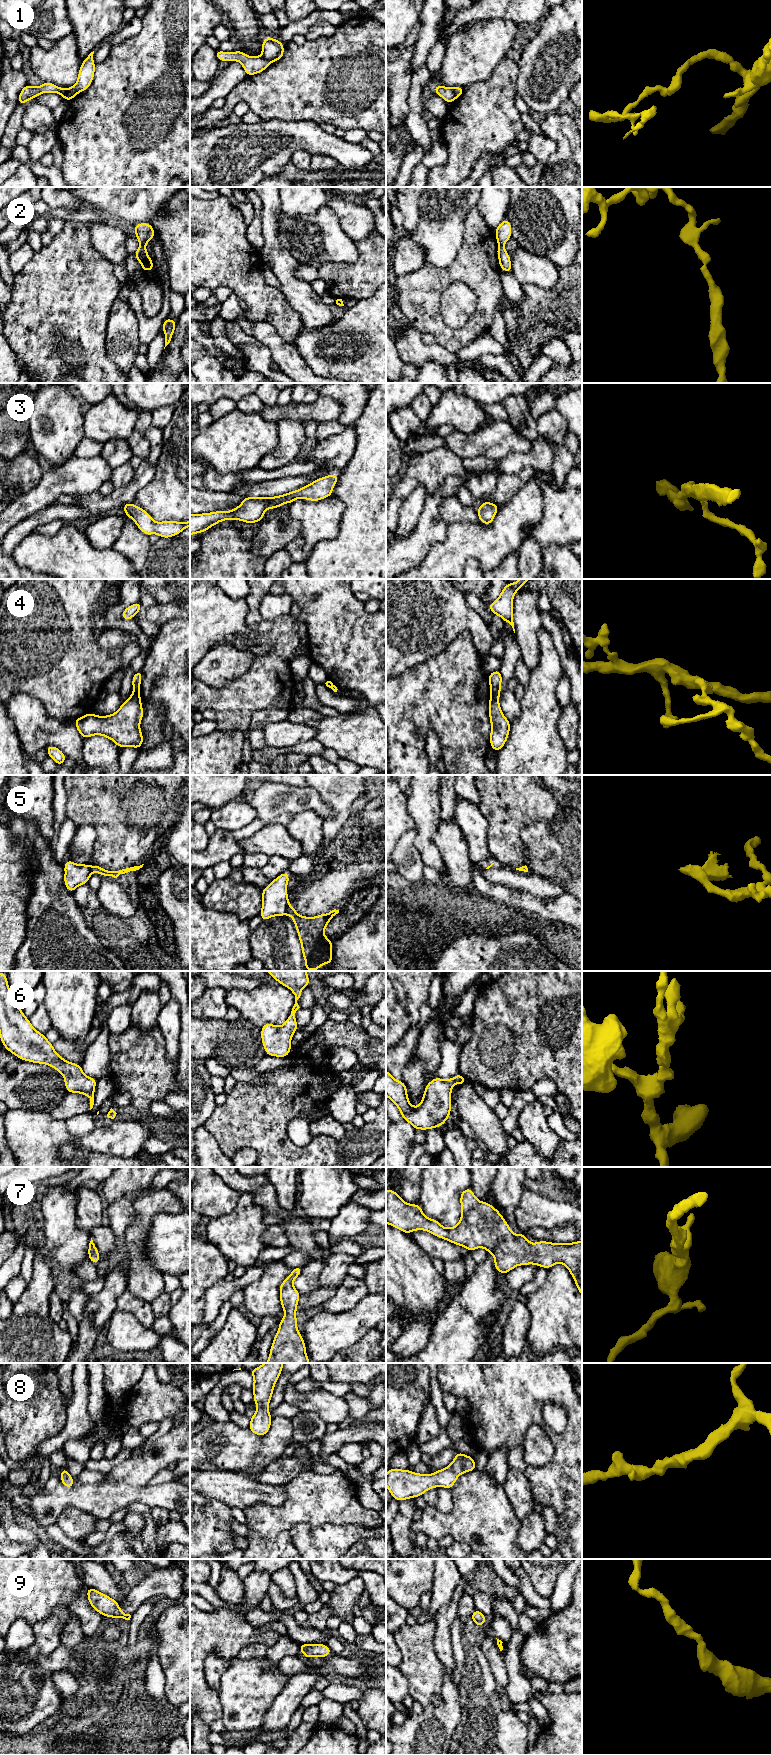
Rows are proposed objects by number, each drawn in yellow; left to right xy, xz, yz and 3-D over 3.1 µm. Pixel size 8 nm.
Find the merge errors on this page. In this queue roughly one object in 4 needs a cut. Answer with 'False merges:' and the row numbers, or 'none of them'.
False merges: 1, 2, 4, 5

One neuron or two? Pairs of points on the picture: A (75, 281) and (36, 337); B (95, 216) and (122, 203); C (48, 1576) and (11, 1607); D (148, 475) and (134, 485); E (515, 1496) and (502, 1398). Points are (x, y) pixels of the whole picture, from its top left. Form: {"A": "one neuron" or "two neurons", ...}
{"A": "one neuron", "B": "two neurons", "C": "one neuron", "D": "one neuron", "E": "two neurons"}

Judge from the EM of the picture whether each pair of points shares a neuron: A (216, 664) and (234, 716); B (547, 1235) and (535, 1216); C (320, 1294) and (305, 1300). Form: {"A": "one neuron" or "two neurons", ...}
{"A": "two neurons", "B": "two neurons", "C": "one neuron"}

